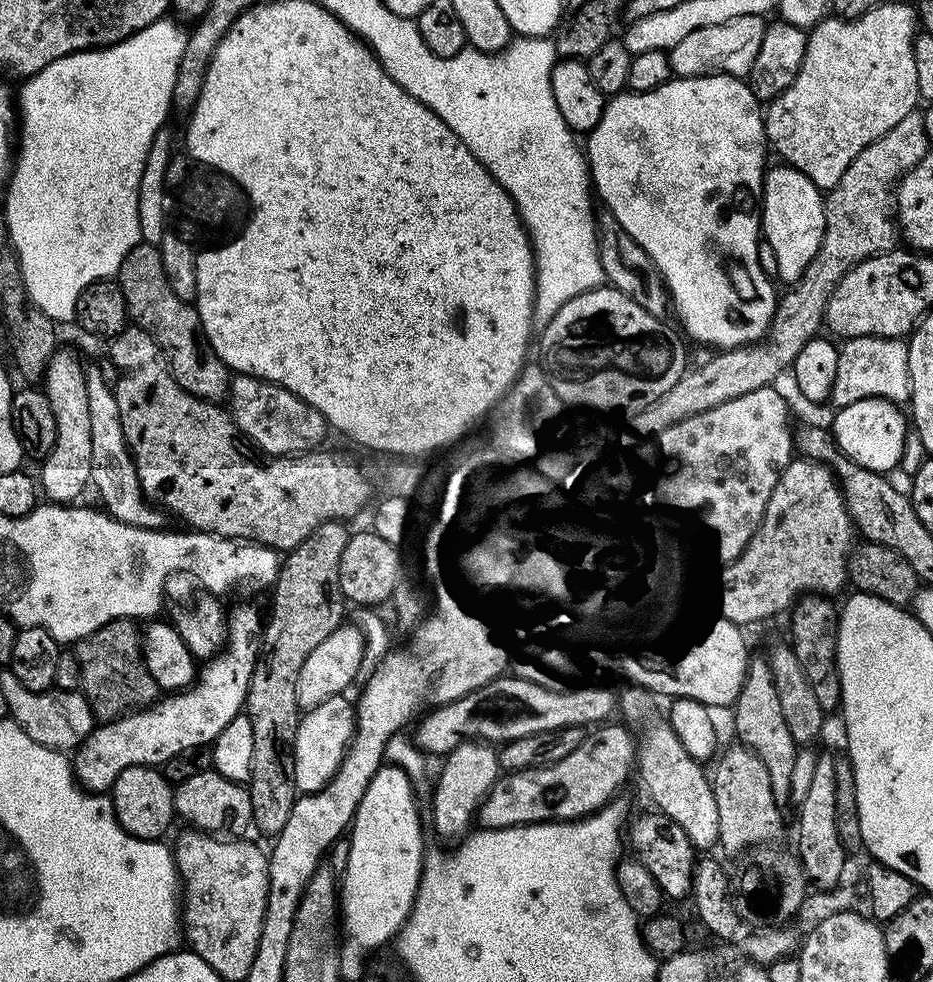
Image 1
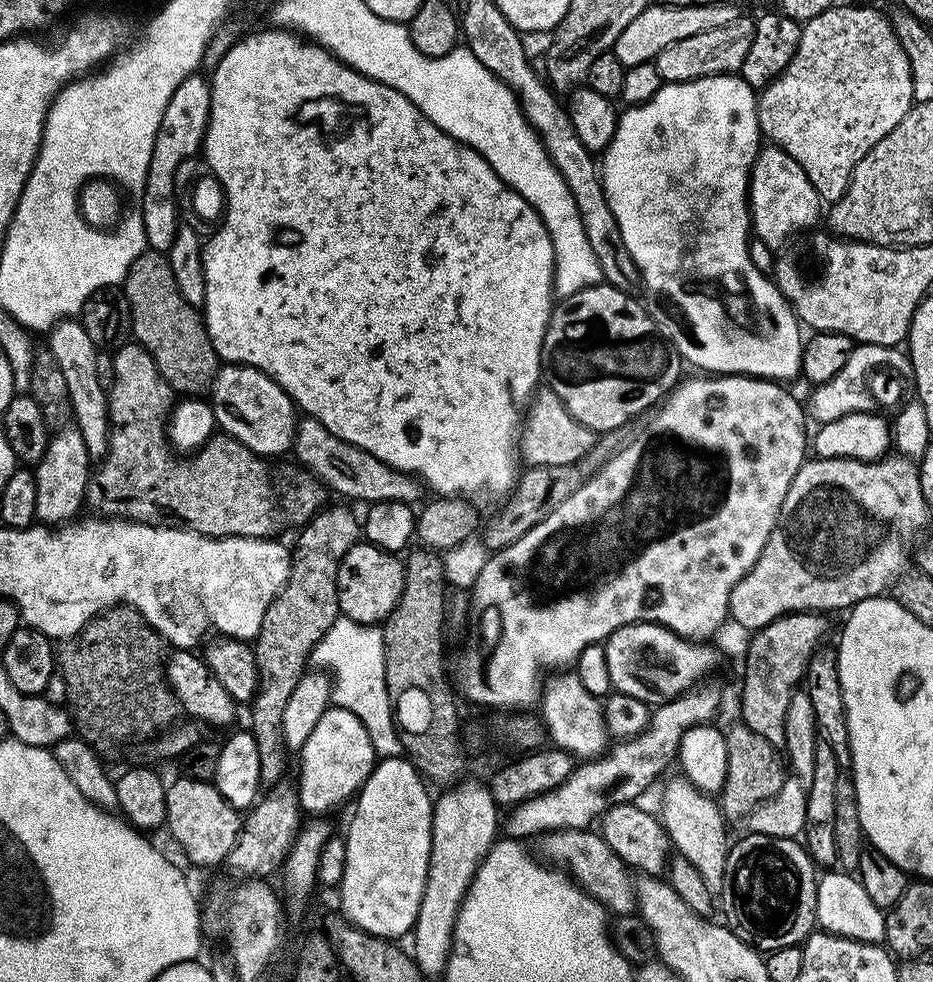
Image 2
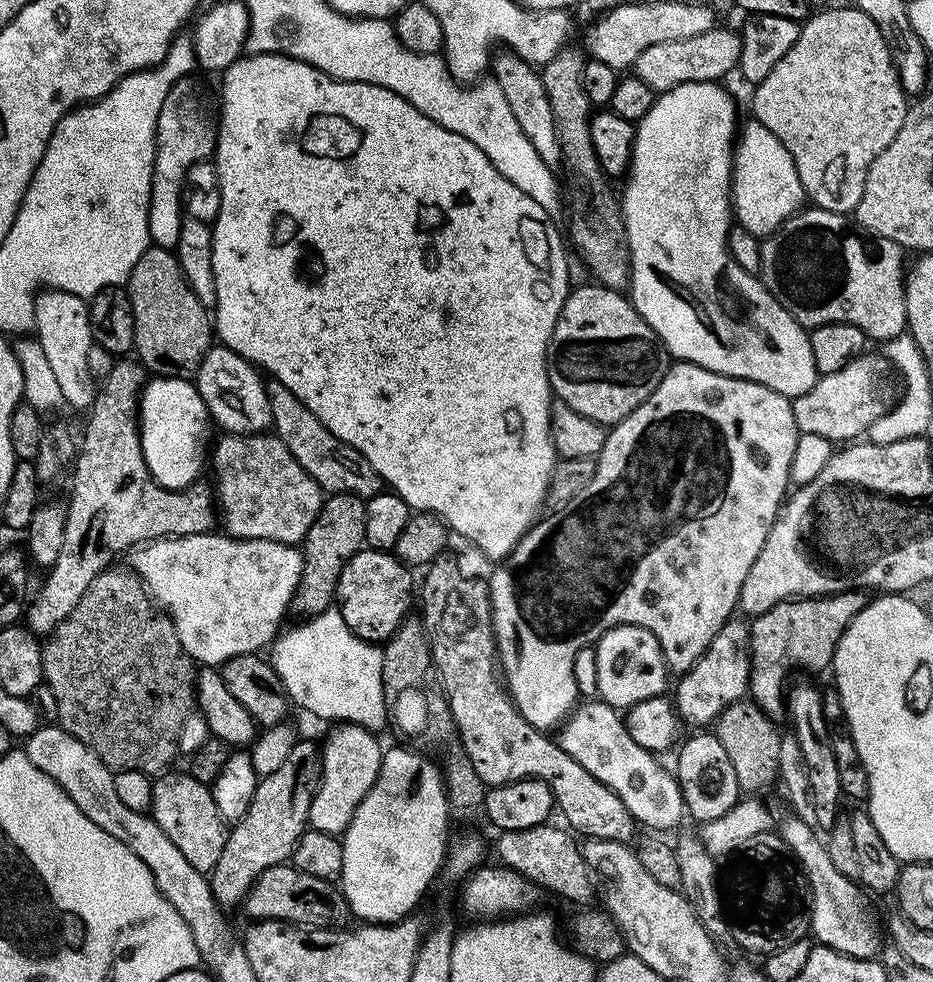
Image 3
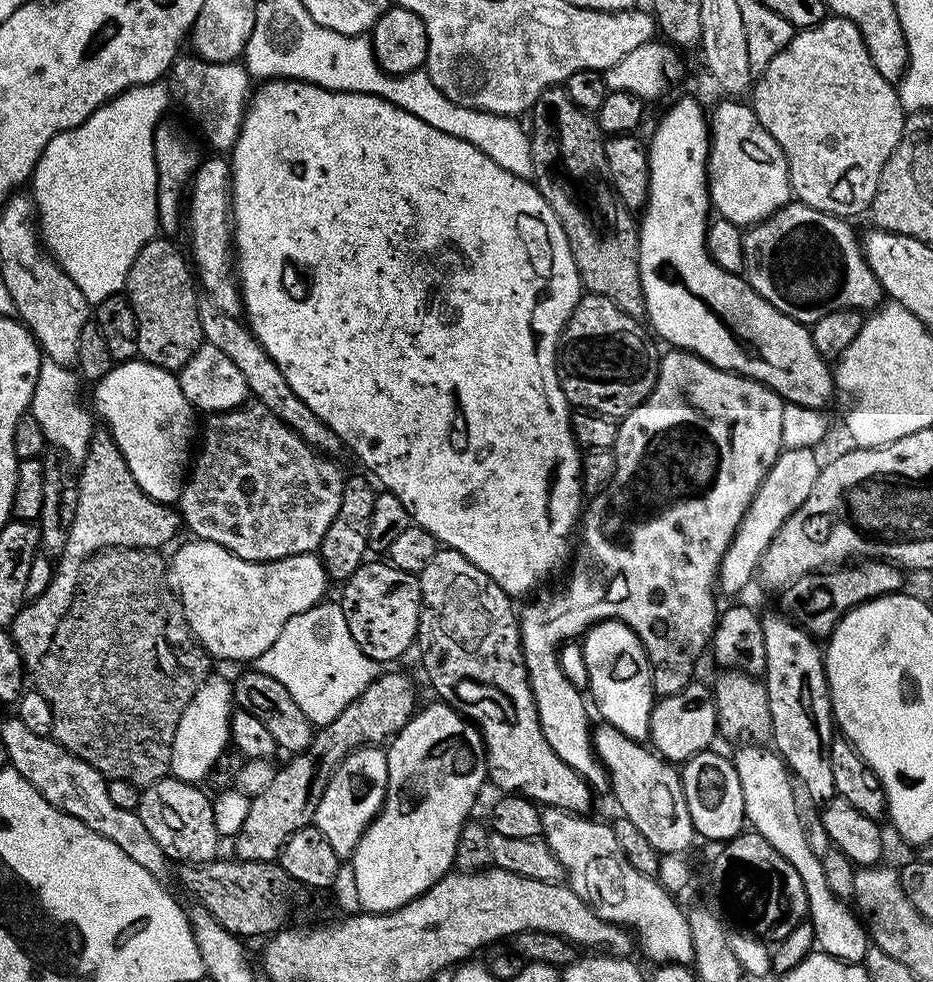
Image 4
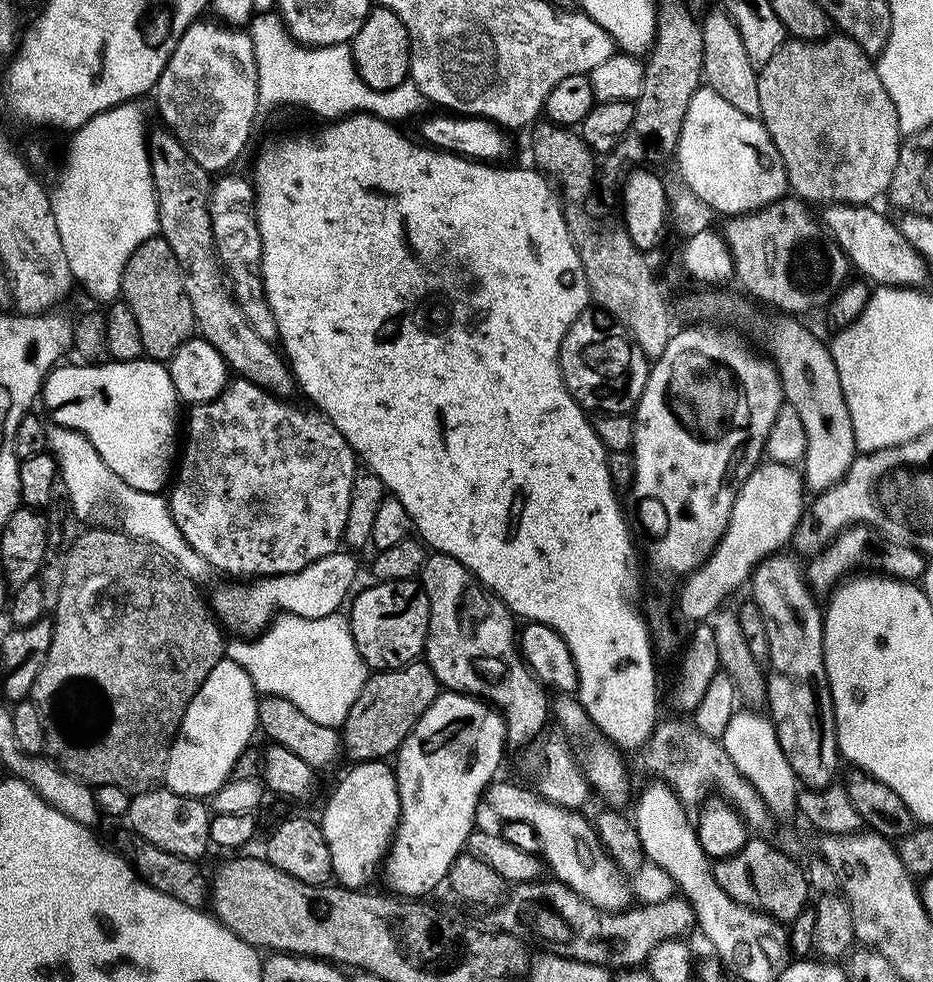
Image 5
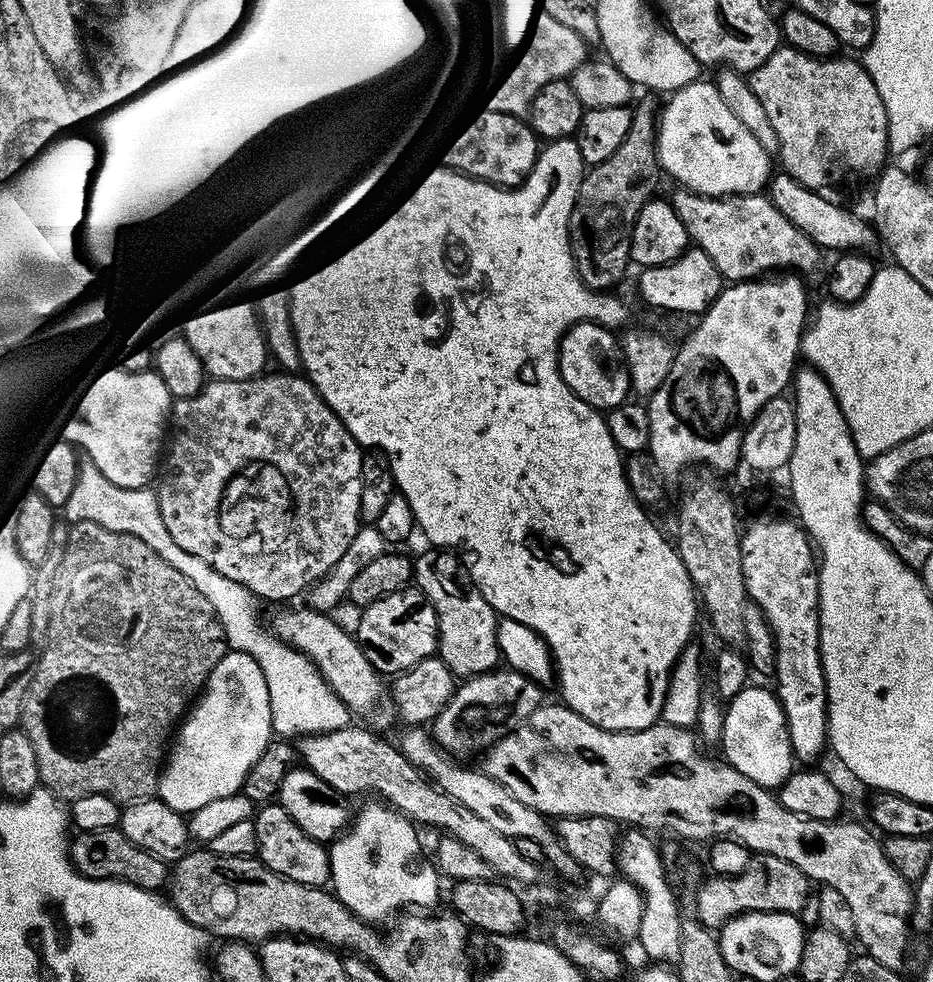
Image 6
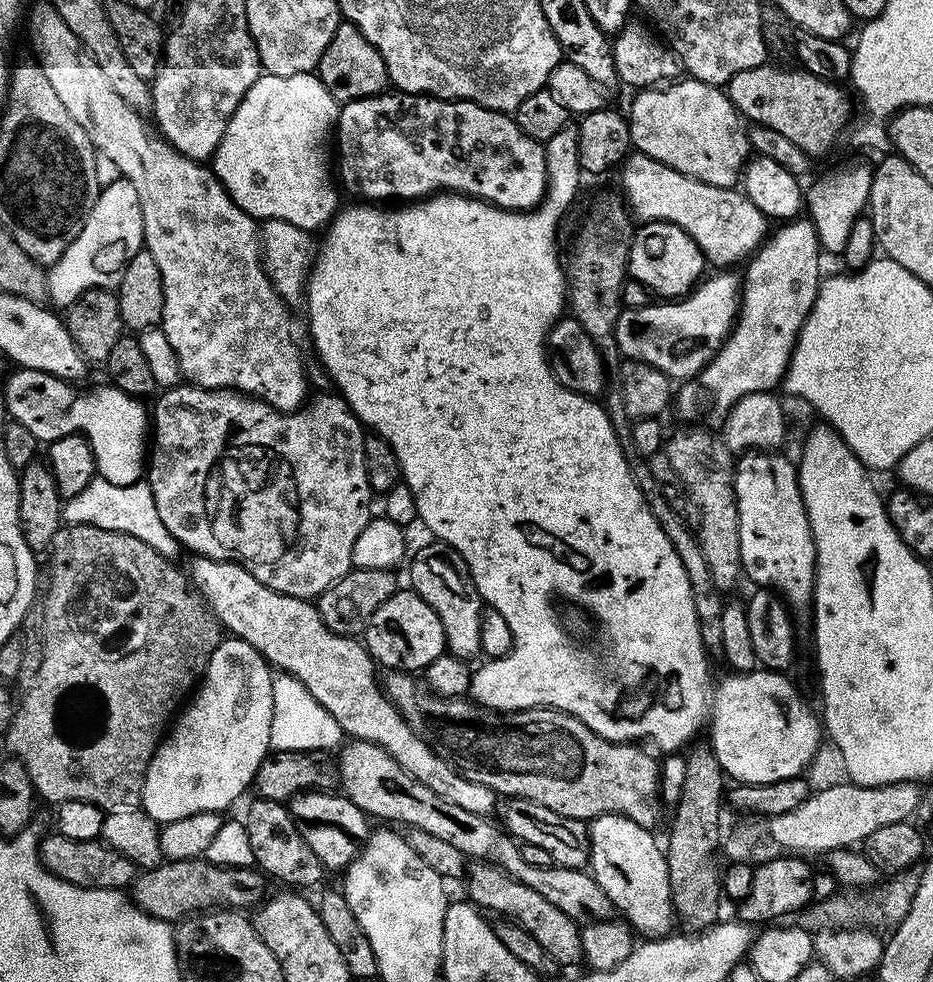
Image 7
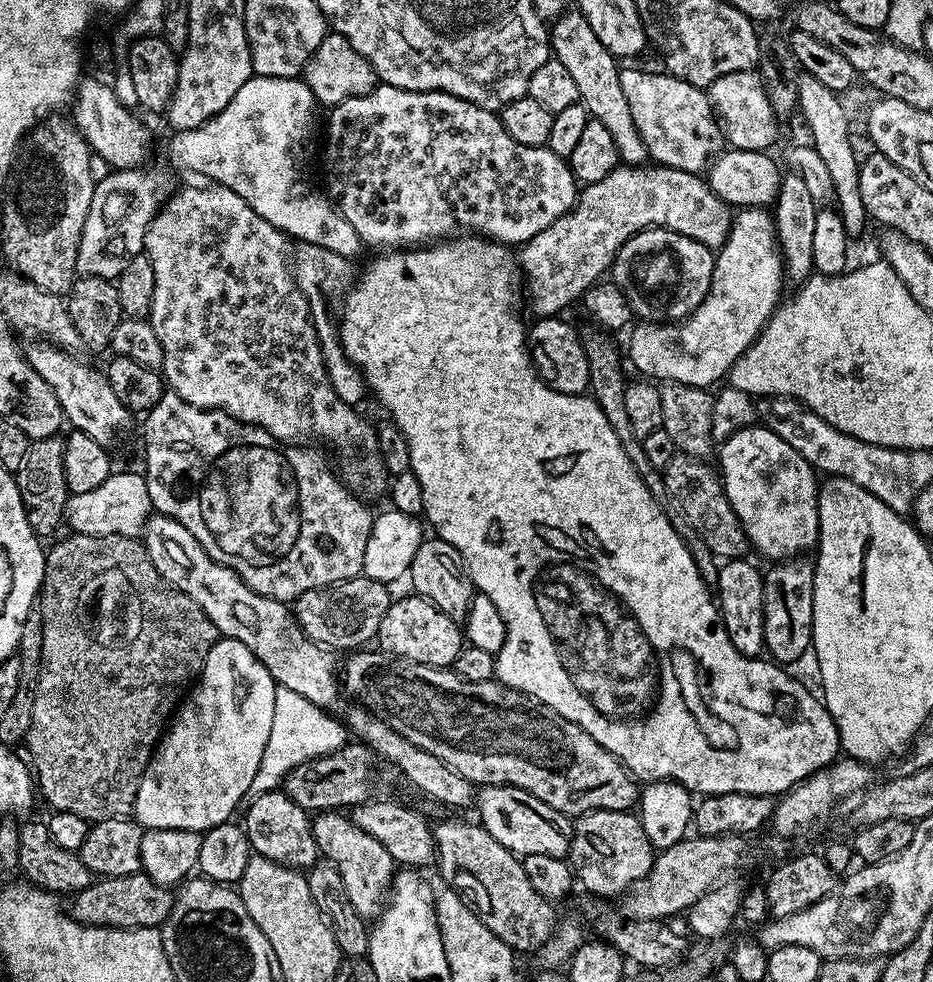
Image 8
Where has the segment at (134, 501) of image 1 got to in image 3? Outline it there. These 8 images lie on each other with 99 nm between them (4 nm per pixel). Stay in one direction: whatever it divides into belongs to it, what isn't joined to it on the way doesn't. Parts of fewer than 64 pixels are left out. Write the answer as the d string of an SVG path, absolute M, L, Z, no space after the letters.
M49 288L41 291L36 297L36 326L34 335L46 353L46 358L58 378L64 401L68 406L87 410L91 408L98 383L90 374L86 363L86 354L94 343L92 327L88 317L88 306L85 297L75 296L60 288Z

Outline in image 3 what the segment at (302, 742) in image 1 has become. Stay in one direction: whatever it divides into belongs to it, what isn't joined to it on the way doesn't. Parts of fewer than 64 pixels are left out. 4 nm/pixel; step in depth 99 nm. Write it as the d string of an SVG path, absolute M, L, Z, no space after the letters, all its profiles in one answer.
M341 723L328 736L328 741L323 741L322 755L324 758L324 773L320 776L318 790L312 796L312 805L308 815L308 823L313 828L323 832L342 834L352 821L354 810L366 798L370 786L380 773L380 757L382 747L375 735L359 724Z

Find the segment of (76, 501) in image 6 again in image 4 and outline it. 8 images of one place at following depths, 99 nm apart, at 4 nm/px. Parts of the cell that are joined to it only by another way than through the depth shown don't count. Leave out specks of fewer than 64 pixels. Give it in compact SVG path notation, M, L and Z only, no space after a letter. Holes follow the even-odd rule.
M47 358L41 359L38 382L34 382L30 414L38 418L38 426L42 426L42 434L49 445L59 448L73 462L83 462L92 441L94 416L89 405L80 401L76 380L78 381L77 373L69 365L59 364ZM321 602L302 614L294 614L294 618L290 618L290 622L286 622L282 626L282 634L276 644L270 650L266 650L266 654L262 654L258 661L258 670L262 674L270 674L270 678L278 678L278 682L282 682L282 686L286 686L286 690L290 690L290 698L294 698L294 702L298 702L302 714L306 714L306 718L313 726L323 726L334 722L334 718L338 718L338 714L342 714L342 710L346 710L346 706L350 706L350 702L354 702L354 698L358 698L358 694L362 694L362 690L366 690L366 686L370 686L370 682L376 679L378 675L377 661L372 660L366 654L362 654L362 650L358 650L358 642L354 642L354 637L350 635L350 626L346 626L346 618L342 614L339 603L328 603Z

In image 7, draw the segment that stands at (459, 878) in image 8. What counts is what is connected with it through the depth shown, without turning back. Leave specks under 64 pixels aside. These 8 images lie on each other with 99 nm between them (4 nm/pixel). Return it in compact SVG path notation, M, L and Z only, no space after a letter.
M472 862L467 865L467 880L469 896L467 899L477 909L485 913L493 912L496 916L504 916L500 918L530 934L530 938L534 938L534 942L538 942L538 946L542 946L542 950L546 950L546 954L550 954L550 958L554 958L557 965L581 963L583 957L583 946L580 941L581 925L566 914L562 914L558 906L546 902L546 898L542 898L538 890L530 890L530 886L518 882L513 876L506 875L496 865L483 862Z

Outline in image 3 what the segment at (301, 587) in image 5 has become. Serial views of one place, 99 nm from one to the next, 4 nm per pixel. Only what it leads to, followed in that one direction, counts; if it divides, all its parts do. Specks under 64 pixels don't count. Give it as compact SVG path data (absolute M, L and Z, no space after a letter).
M227 534L216 535L170 536L162 540L149 540L131 553L131 571L143 580L152 599L168 613L186 654L200 666L222 666L230 658L251 656L259 653L263 644L271 645L281 631L280 619L289 615L304 565L303 551L291 544L233 540Z

